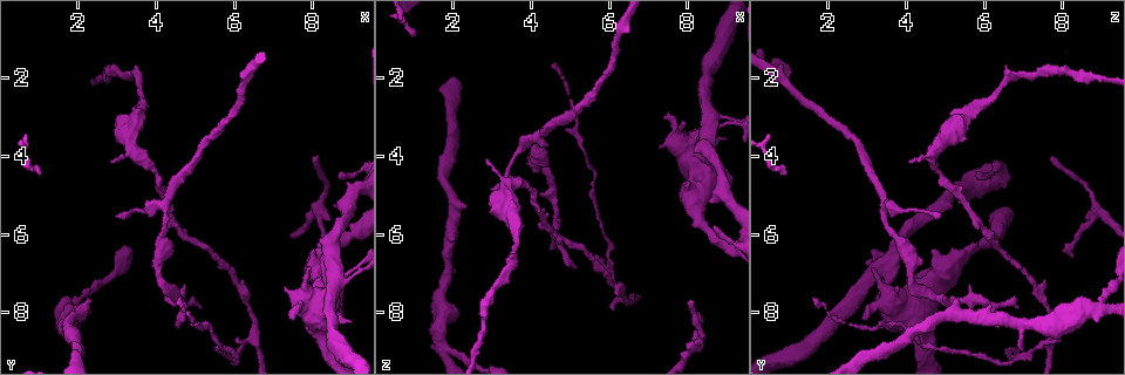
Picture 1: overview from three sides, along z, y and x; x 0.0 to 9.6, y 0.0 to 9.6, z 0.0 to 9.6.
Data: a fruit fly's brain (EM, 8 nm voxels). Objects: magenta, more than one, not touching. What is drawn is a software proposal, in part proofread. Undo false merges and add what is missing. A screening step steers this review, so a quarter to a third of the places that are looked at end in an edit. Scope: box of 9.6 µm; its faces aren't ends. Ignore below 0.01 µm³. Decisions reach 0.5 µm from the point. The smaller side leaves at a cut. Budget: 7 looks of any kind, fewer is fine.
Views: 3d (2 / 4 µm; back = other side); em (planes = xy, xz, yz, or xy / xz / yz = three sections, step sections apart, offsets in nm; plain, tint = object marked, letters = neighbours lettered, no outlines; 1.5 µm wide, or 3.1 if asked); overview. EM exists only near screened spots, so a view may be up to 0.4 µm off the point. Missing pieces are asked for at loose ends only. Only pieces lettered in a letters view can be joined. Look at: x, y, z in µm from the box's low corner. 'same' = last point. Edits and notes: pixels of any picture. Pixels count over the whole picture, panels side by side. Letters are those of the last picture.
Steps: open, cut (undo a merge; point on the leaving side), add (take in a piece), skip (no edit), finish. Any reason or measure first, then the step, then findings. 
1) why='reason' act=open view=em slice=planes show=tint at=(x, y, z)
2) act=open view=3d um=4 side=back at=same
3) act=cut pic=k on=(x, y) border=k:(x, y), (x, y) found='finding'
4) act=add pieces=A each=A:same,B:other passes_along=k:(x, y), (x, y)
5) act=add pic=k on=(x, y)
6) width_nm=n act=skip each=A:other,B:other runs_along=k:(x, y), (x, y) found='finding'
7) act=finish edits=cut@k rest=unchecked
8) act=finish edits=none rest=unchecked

why='free end' act=open view=3d um=4 at=(8.20, 4.00, 7.70)

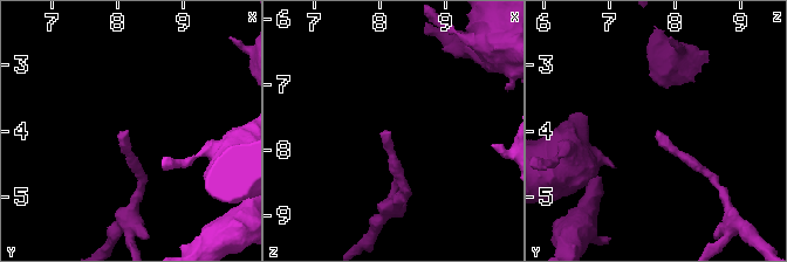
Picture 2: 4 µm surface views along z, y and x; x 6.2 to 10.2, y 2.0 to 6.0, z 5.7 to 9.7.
why='shape alone is not enough' act=open view=em slice=planes show=letters at=(8.10, 4.00, 7.70)

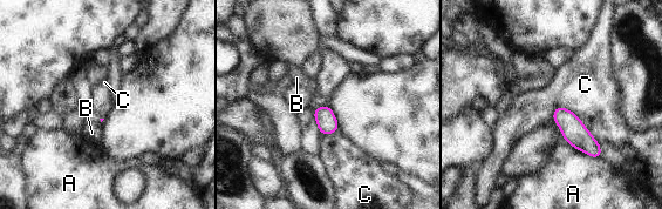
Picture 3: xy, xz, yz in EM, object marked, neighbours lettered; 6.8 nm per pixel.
act=skip each=A:other,B:other,C:other border=3:(554, 107), (572, 110), (599, 141) found='none of them fits'

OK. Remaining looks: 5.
why='long arm stops here' act=open view=3d um=4 at=(8.70, 4.55, 5.85)

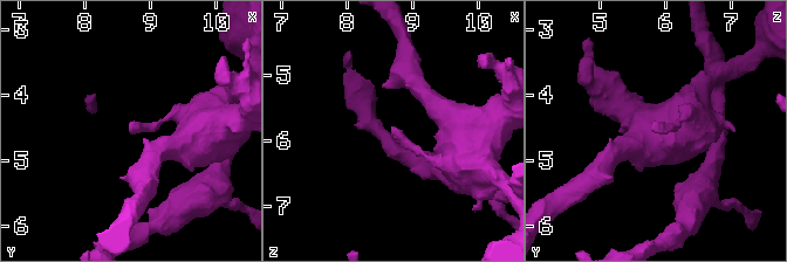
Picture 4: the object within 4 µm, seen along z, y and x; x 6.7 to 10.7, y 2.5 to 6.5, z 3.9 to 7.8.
why='now the EM' act=open view=em slice=planes show=letters at=(8.70, 4.55, 5.75)

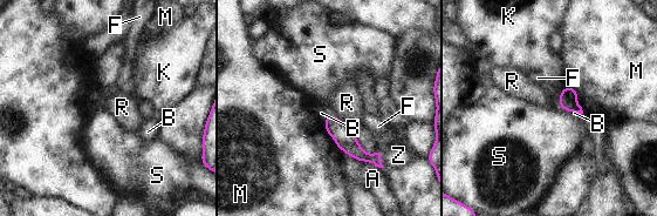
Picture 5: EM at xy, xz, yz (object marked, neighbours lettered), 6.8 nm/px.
act=skip each=A:other,B:other,F:other,K:other,M:other,R:other,S:other,Z:other runs_along=5:(329, 119), (362, 156), (377, 156) found='none of them fits'

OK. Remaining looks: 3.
why='three arms meet' act=open view=em slice=yz step=4 show=letters at=(4.25, 5.35, 3.50)

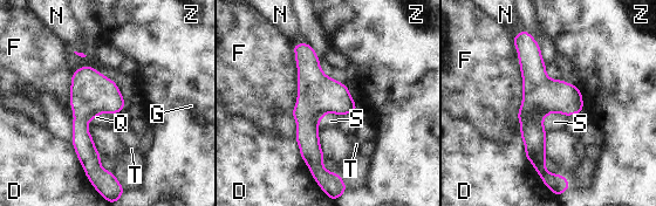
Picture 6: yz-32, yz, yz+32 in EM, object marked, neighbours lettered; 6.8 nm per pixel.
act=skip each=D:other,F:other,G:other,N:other,Q:other,S:other,T:other,Z:other border=6:(566, 116), (549, 112), (541, 123) found='one neuron here'

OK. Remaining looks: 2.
act=finish edits=none rest=unchecked

